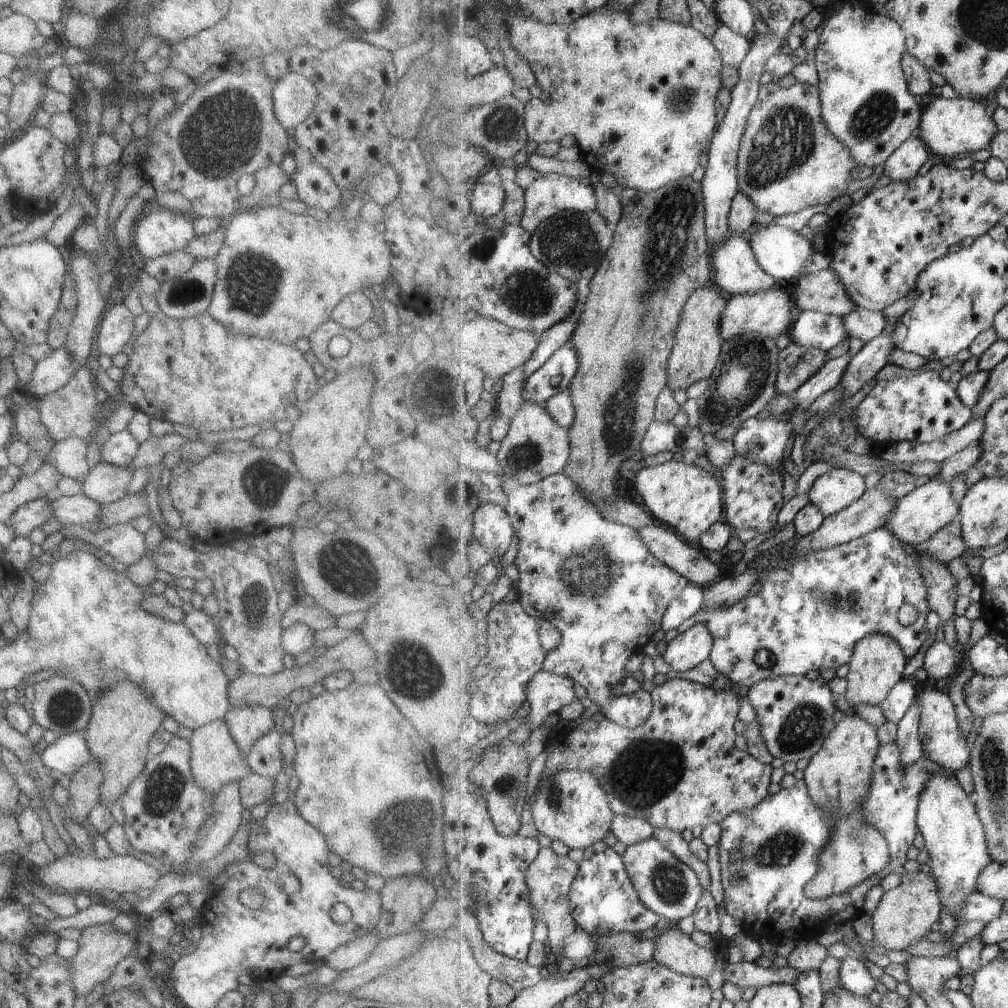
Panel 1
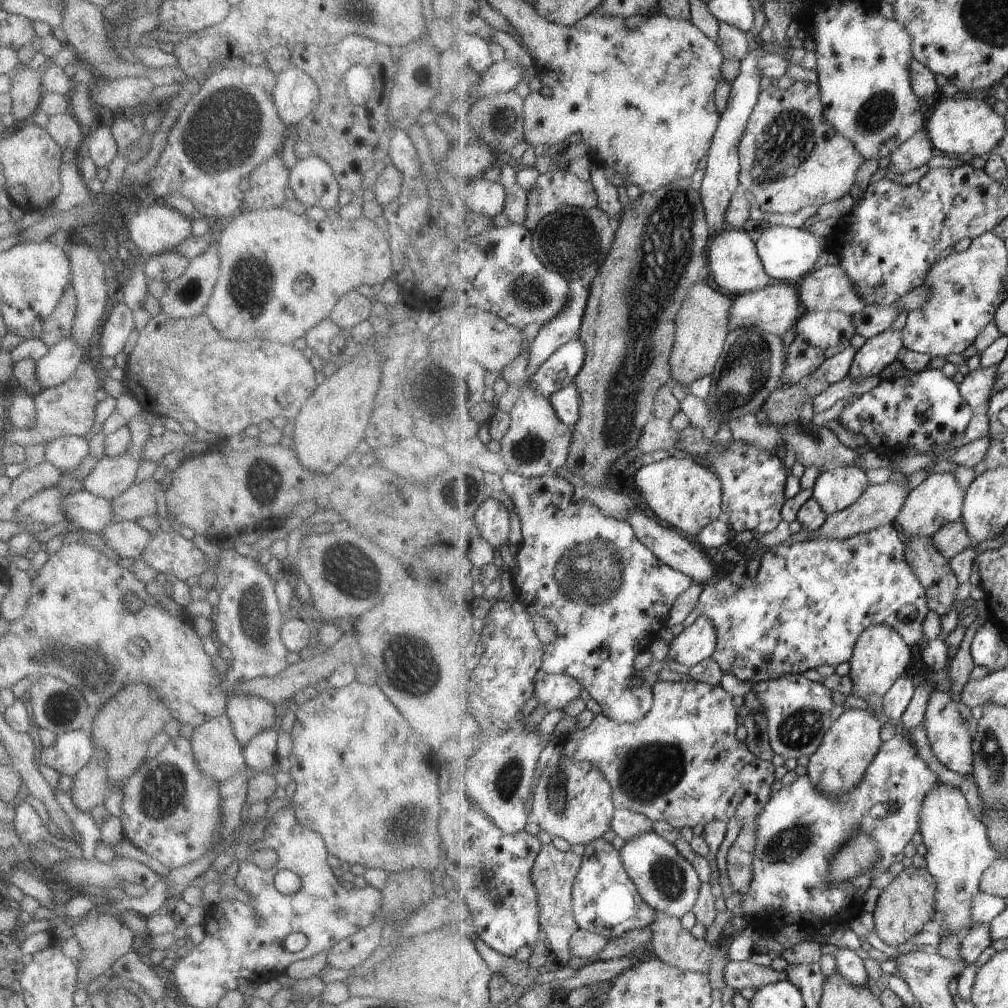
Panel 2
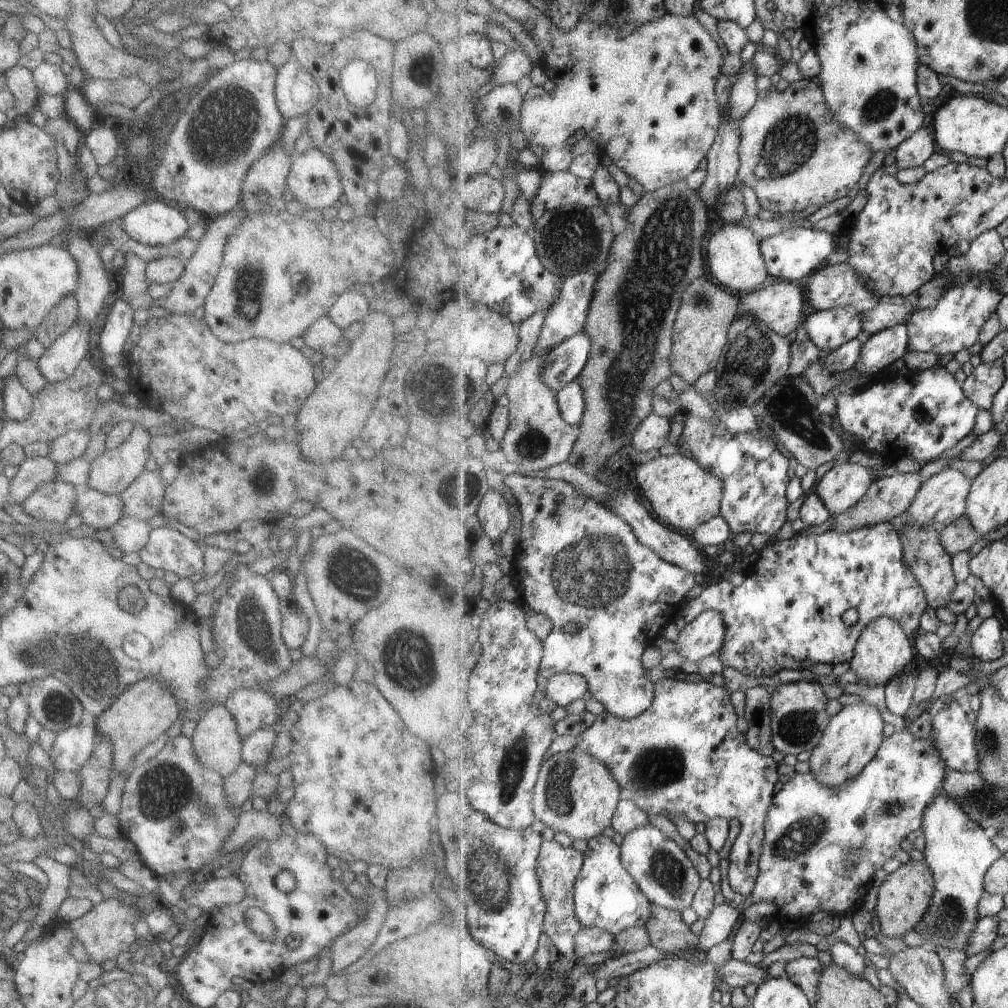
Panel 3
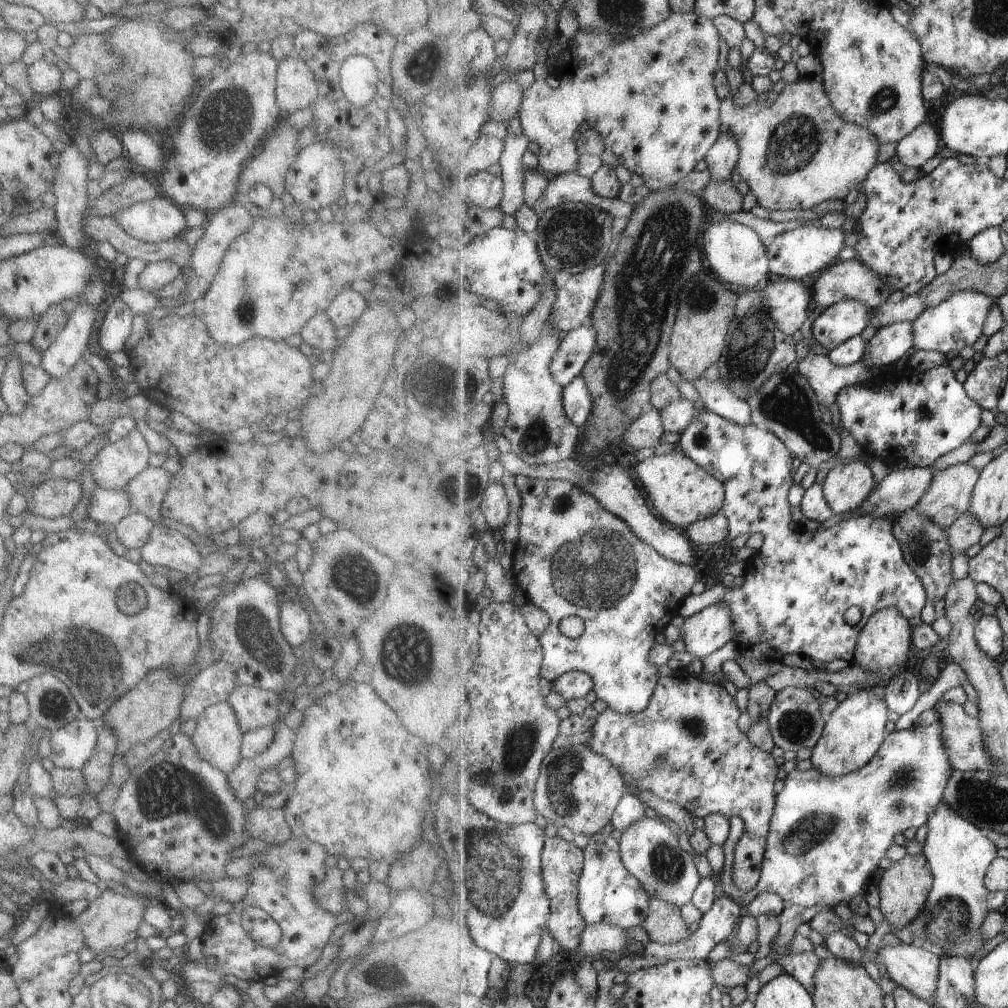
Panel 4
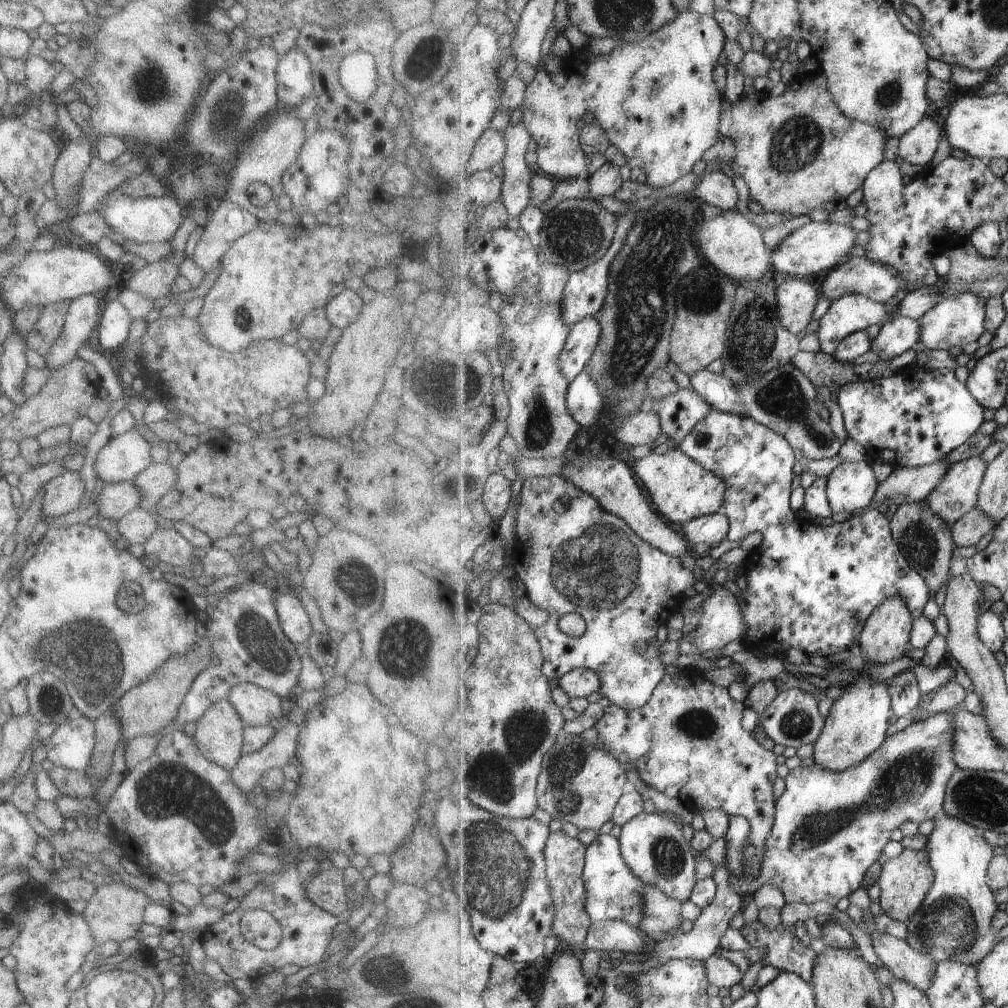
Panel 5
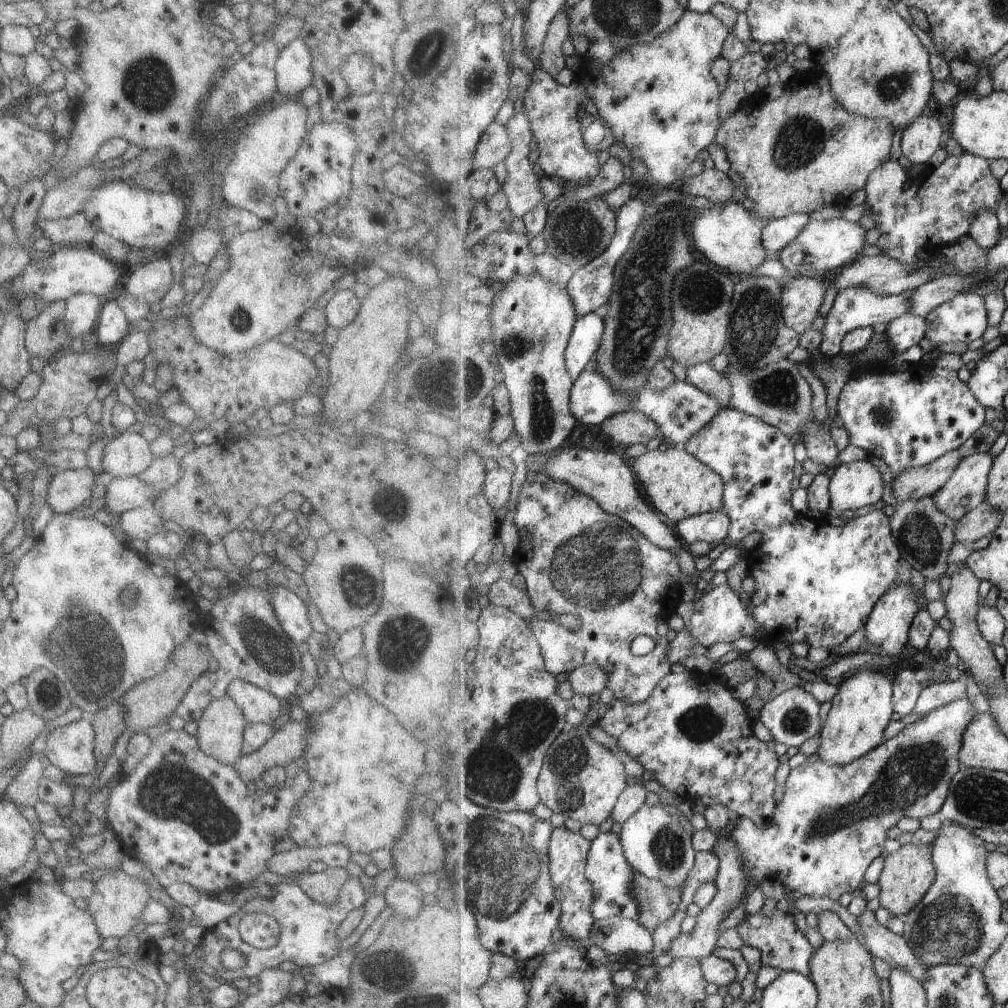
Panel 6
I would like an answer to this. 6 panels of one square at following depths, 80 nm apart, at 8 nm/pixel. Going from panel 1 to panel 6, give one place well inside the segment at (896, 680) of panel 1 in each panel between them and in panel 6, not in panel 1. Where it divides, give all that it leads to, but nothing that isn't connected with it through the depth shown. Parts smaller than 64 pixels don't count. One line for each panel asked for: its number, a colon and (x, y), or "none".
2: (881, 655)
3: (884, 649)
4: (886, 641)
5: (885, 636)
6: (888, 627)

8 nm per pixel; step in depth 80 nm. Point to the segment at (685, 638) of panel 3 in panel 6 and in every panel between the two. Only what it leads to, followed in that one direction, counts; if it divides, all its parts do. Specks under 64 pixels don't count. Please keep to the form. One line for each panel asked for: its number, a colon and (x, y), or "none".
4: (706, 632)
5: (718, 621)
6: (720, 615)

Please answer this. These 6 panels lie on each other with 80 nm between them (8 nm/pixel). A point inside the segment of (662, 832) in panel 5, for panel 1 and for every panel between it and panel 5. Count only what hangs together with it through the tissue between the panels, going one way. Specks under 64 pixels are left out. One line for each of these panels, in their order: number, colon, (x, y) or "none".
1: (669, 887)
2: (668, 882)
3: (659, 865)
4: (650, 849)

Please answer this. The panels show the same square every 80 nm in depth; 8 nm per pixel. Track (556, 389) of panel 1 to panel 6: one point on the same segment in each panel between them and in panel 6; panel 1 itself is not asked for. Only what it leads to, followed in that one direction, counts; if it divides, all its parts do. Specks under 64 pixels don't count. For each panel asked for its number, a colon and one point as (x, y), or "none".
2: (561, 369)
3: (565, 362)
4: (576, 349)
5: (582, 342)
6: (587, 335)

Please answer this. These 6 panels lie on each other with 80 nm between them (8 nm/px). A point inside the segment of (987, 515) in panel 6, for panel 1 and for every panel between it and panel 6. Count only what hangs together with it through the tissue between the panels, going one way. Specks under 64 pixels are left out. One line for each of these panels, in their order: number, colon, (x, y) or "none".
1: (948, 544)
2: (952, 539)
3: (960, 536)
4: (967, 531)
5: (967, 531)

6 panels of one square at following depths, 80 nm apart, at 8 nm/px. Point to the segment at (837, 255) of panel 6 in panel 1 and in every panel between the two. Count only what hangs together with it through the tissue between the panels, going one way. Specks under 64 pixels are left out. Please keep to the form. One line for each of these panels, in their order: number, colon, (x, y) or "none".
1: (781, 252)
2: (788, 254)
3: (789, 255)
4: (811, 248)
5: (818, 246)

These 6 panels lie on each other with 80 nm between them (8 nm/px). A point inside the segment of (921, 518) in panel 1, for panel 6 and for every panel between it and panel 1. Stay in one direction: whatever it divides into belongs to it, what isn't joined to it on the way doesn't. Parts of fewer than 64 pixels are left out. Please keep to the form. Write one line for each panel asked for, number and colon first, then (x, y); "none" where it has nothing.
2: (939, 499)
3: (943, 498)
4: (949, 497)
5: (957, 494)
6: (966, 489)

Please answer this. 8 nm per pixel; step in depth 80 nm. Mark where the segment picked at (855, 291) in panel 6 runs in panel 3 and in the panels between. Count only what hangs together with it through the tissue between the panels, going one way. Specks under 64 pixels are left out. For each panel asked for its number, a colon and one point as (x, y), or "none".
3: (829, 330)
4: (847, 319)
5: (852, 313)

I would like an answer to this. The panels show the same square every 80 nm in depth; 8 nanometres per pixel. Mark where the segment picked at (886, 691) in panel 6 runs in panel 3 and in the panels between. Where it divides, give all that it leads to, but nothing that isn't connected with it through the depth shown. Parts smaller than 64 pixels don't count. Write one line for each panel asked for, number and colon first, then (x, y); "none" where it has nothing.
3: (850, 742)
4: (856, 729)
5: (856, 726)

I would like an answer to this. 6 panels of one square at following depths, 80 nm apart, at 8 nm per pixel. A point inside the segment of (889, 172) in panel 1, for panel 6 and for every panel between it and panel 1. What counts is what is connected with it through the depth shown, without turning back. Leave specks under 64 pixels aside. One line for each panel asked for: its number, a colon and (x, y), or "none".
2: (918, 150)
3: (917, 149)
4: (925, 142)
5: (919, 146)
6: (921, 140)

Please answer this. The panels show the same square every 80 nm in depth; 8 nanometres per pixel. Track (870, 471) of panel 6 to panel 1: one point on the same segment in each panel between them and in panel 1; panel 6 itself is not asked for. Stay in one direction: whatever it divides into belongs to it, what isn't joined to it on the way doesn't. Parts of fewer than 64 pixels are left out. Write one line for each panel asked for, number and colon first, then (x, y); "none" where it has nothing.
1: (833, 492)
2: (837, 488)
3: (843, 486)
4: (847, 486)
5: (851, 487)

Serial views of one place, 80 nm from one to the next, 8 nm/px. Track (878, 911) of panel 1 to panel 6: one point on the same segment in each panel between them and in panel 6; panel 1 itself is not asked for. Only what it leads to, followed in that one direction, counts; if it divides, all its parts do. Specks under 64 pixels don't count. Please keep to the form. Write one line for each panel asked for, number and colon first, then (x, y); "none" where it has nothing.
2: (904, 907)
3: (904, 898)
4: (904, 889)
5: (905, 881)
6: (907, 874)

